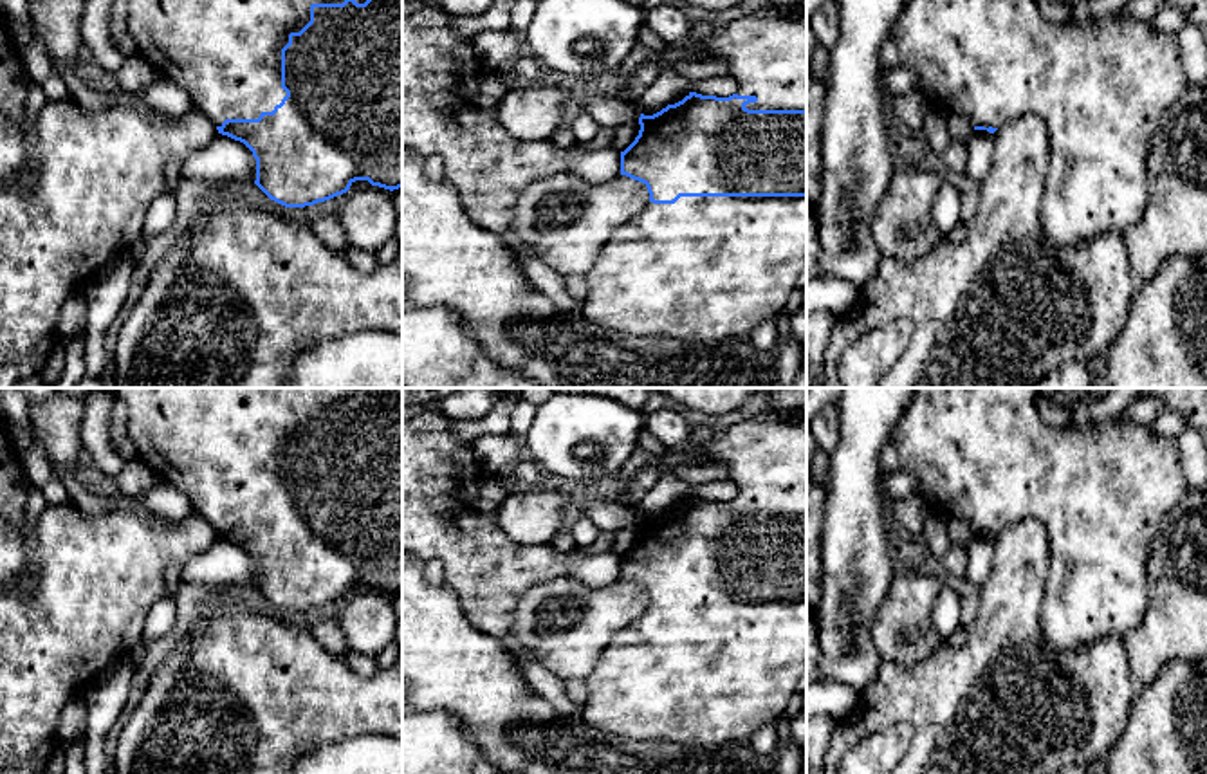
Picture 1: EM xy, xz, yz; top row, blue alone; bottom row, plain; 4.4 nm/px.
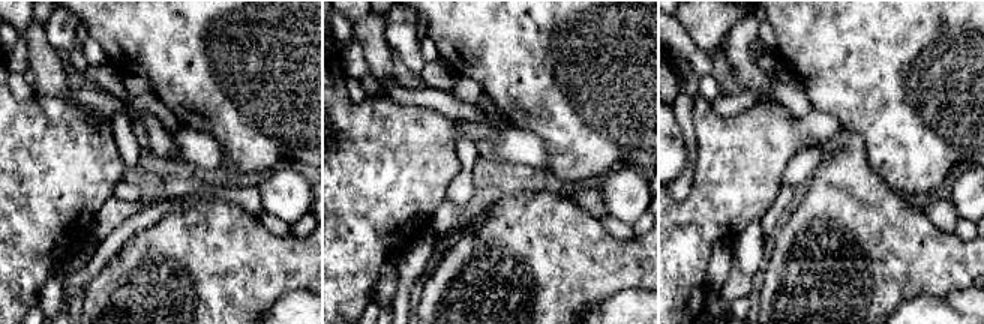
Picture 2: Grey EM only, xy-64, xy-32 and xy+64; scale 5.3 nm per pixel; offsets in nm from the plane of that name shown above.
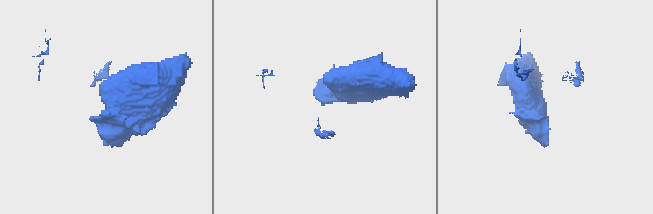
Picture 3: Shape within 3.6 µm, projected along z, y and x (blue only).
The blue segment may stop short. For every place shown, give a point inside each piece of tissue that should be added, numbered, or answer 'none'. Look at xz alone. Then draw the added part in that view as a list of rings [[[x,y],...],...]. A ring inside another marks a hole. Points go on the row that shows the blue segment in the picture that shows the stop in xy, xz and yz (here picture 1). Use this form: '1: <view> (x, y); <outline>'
1: xz (706, 267); [[[680,197],[675,204],[648,202],[633,218],[617,226],[583,276],[588,294],[583,316],[604,330],[637,337],[666,336],[680,341],[749,339],[763,321],[774,319],[787,305],[799,274],[806,269],[806,197]]]

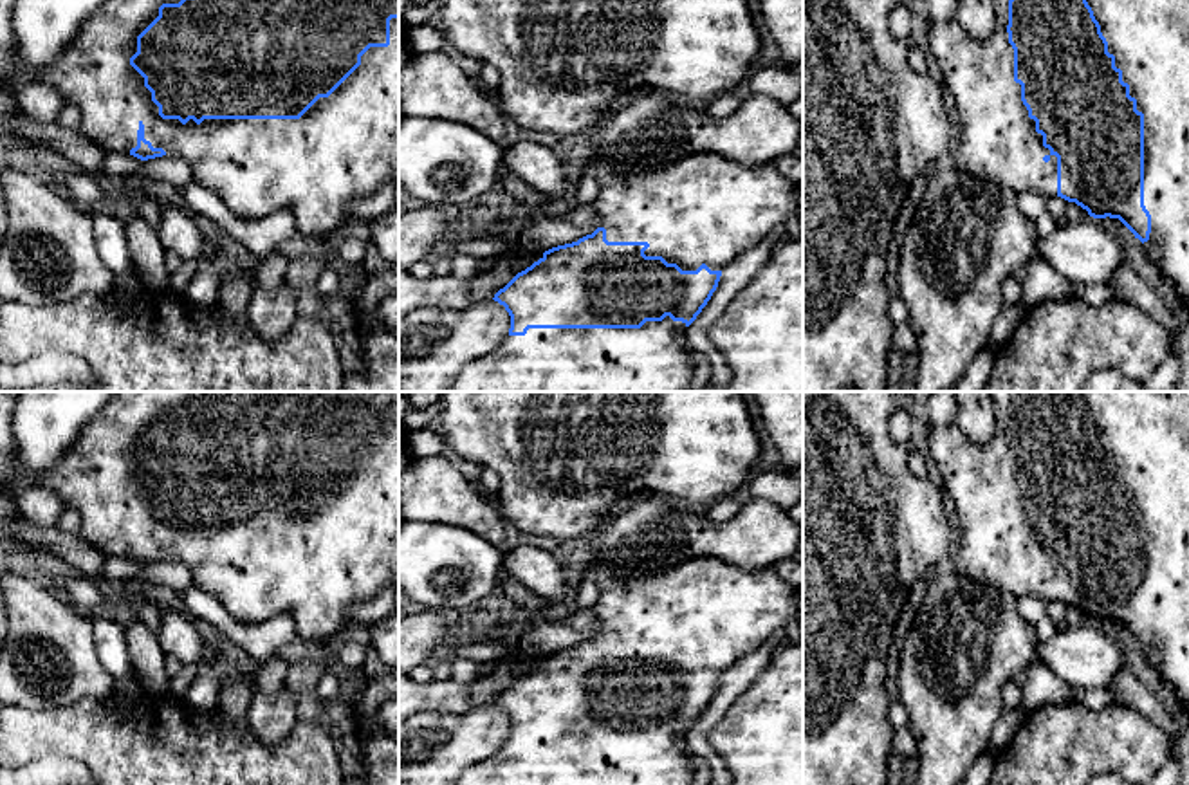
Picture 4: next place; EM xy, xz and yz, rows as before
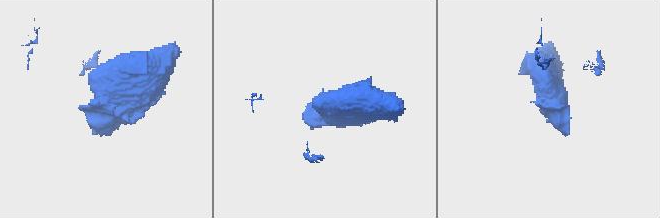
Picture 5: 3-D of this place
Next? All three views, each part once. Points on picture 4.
1: xy (345, 147); [[[105,0],[105,4],[81,25],[76,38],[58,60],[38,72],[34,81],[58,88],[67,103],[76,105],[81,112],[81,132],[105,152],[130,153],[130,150],[137,146],[137,130],[143,123],[144,139],[150,141],[153,148],[162,148],[166,155],[186,161],[191,168],[193,180],[213,191],[235,217],[263,218],[276,211],[289,211],[296,220],[298,233],[310,240],[321,242],[346,226],[346,208],[350,202],[373,195],[384,182],[399,175],[399,18],[390,20],[390,45],[370,47],[361,56],[361,65],[328,97],[319,97],[300,119],[204,119],[200,125],[189,119],[182,125],[179,119],[162,119],[159,115],[159,106],[152,101],[152,92],[144,87],[144,78],[130,65],[130,58],[137,52],[137,36],[159,16],[159,7],[162,4],[179,2],[180,0]]]

